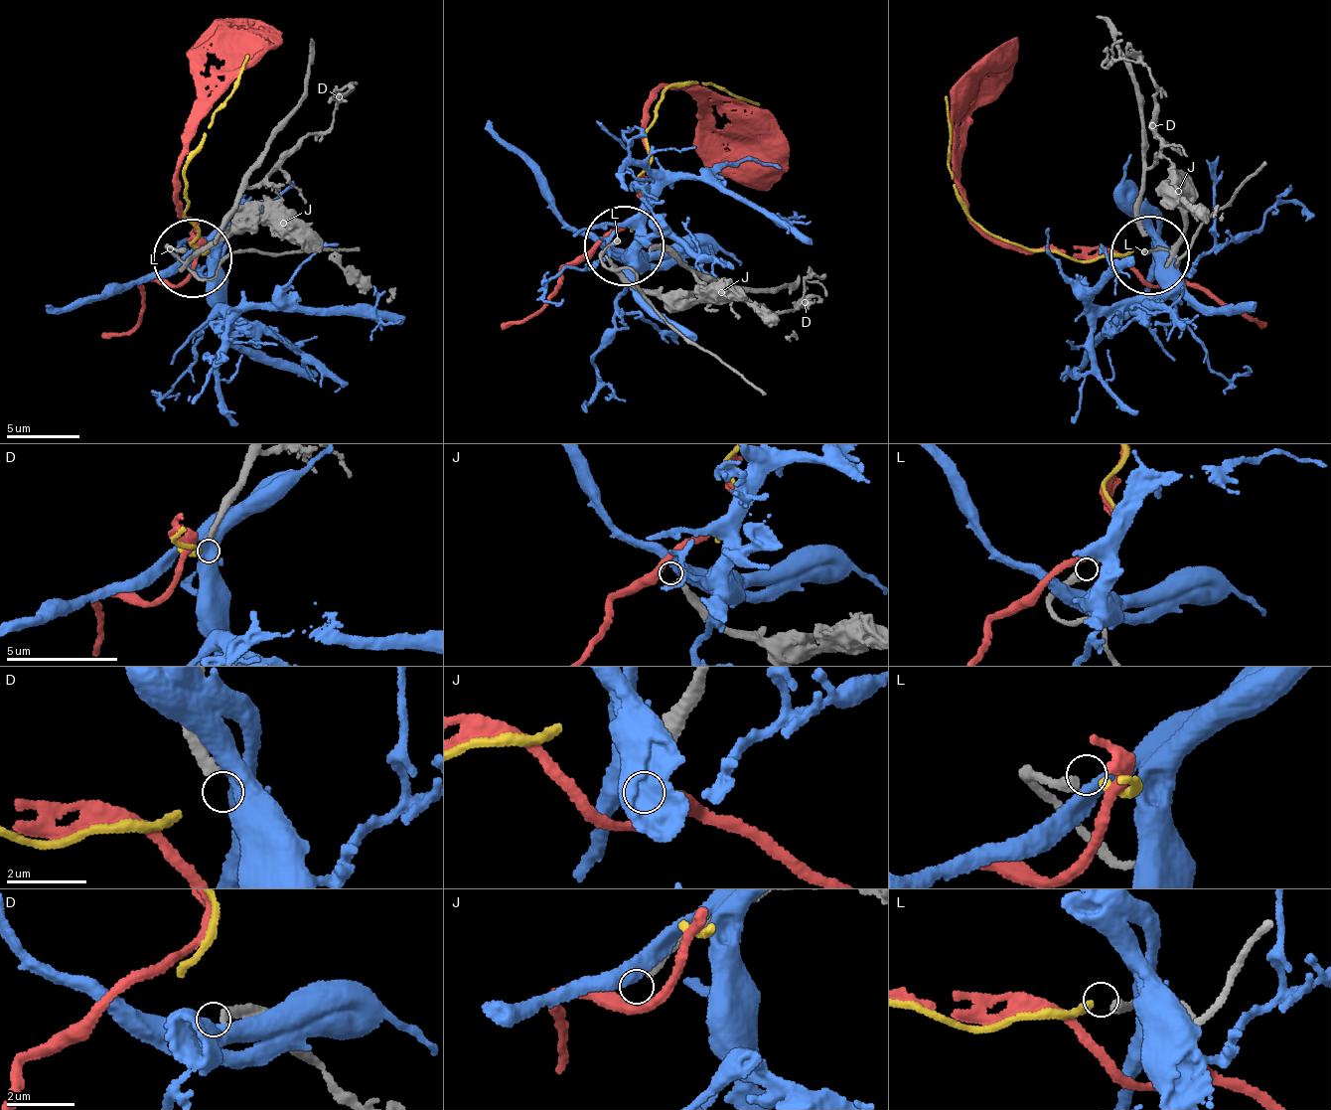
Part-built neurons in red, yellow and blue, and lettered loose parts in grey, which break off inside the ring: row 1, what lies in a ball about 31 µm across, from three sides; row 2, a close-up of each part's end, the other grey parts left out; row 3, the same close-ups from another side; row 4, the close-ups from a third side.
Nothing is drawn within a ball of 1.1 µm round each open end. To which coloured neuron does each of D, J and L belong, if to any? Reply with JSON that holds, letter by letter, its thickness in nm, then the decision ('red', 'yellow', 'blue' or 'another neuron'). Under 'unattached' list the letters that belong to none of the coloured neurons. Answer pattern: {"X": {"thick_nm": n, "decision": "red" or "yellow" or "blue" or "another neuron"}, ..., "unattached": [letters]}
{"D": {"thick_nm": 240, "decision": "blue"}, "J": {"thick_nm": 280, "decision": "another neuron"}, "L": {"thick_nm": 280, "decision": "yellow"}, "unattached": ["J"]}

